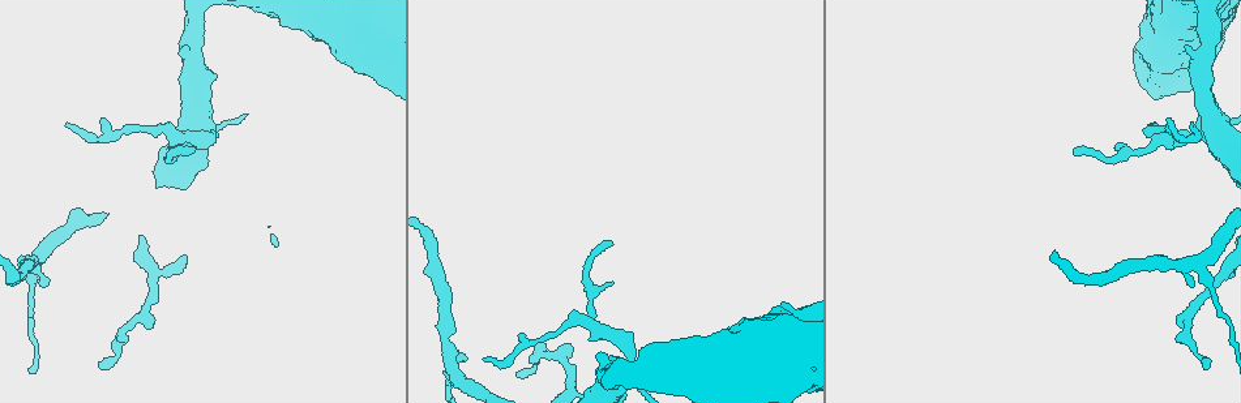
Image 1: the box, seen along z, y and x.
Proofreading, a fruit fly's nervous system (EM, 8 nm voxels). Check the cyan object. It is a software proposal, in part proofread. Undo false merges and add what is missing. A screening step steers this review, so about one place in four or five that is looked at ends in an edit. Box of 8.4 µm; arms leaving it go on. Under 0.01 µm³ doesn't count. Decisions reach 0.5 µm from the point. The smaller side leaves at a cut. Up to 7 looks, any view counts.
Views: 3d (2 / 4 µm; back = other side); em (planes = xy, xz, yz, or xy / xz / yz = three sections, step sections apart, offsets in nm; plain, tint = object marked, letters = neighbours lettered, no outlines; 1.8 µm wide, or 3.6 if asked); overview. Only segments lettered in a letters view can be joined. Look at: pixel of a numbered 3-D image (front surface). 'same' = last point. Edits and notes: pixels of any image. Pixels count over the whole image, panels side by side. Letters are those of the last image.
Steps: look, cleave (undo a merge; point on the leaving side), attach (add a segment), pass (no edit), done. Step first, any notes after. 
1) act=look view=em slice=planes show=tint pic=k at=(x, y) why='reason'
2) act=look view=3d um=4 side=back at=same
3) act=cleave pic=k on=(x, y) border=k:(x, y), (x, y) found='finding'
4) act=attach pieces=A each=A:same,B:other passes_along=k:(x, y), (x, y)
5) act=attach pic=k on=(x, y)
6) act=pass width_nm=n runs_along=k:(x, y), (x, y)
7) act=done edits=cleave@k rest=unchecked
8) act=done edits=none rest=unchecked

act=look view=3d um=2 pic=1 at=(515, 375) why='end of a long branch'

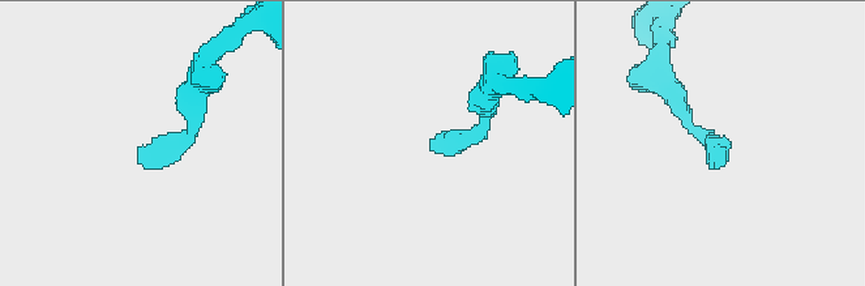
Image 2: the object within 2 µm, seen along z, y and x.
act=look view=em slice=planes show=tint pic=2 at=(430, 146)

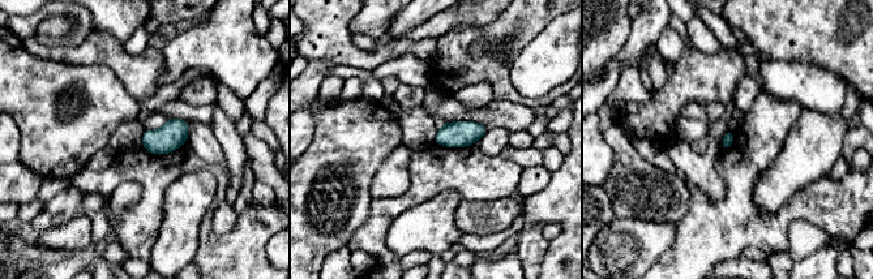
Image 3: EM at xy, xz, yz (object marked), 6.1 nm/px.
act=look view=em slice=planes show=letters at=same

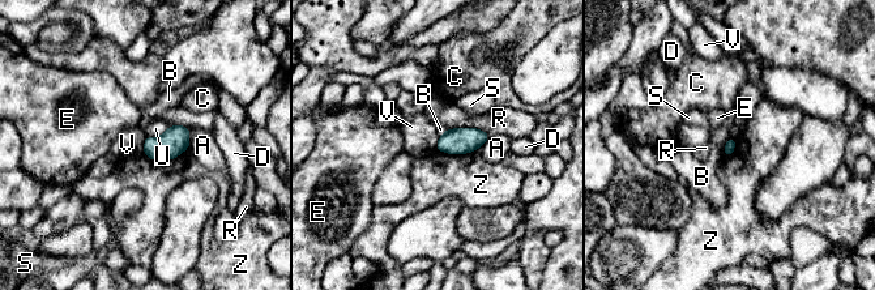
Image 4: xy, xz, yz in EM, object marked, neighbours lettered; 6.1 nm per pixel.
act=pass each=A:other,B:other,C:other,D:other,E:other,R:other,S:other,U:other,V:other,Z:other border=4:(146, 137), (143, 153) found='no lettered segment goes on from it'

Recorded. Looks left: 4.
act=look view=em um=3.6 slice=xy step=8 show=tint pic=1 at=(461, 361) why='branch stops here'

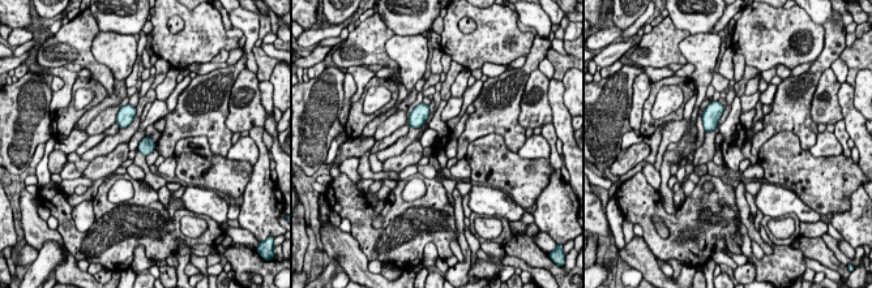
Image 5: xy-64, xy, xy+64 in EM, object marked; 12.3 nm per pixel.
act=look view=em um=3.6 slice=planes show=letters at=same

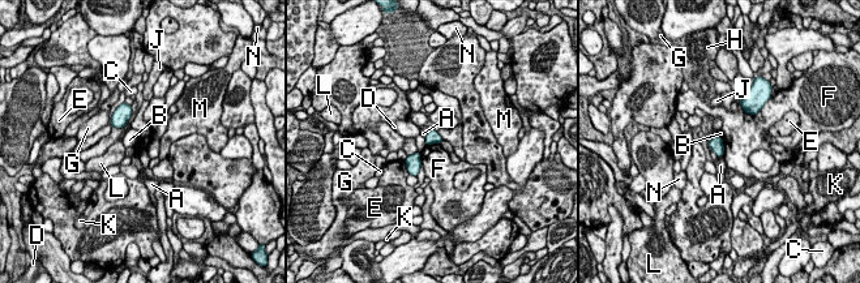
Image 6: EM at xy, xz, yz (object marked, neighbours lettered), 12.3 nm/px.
act=pass width_nm=160 each=A:other,B:other,C:other,D:other,E:other,F:other,G:other,H:other,J:other,K:other,L:other,M:other,N:other found='no lettered segment goes on from it'

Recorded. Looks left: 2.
act=look view=em slice=planes show=letters pic=1 at=(104, 118) why='tapers out'

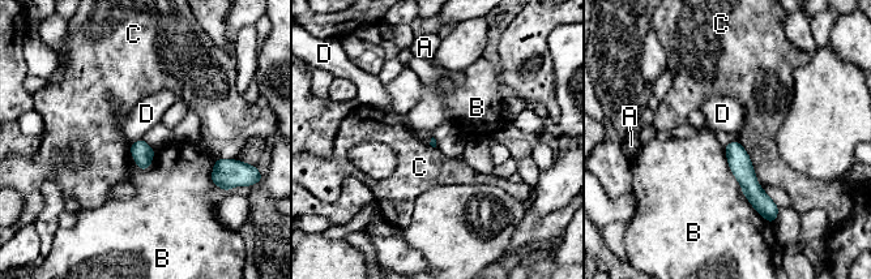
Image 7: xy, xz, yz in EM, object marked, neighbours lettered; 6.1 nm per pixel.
act=pass each=A:other,B:other,C:other,D:other border=7:(141, 137), (131, 144) found='no lettered segment goes on from it'

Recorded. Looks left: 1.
act=done edits=none rest=unchecked

